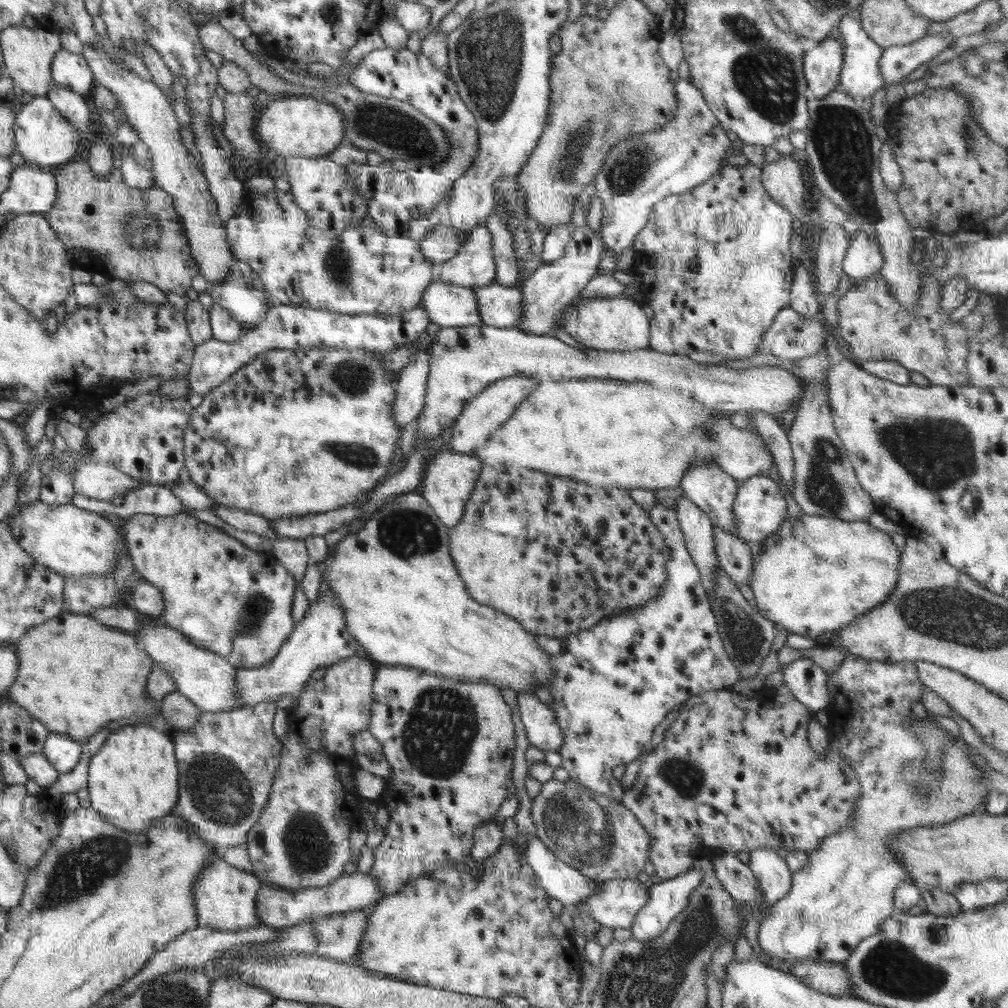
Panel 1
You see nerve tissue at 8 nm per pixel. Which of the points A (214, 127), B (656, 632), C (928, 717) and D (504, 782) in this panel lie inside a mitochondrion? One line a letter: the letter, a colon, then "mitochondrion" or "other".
A: other
B: other
C: other
D: other

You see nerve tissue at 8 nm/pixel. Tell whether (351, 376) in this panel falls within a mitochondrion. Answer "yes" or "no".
yes

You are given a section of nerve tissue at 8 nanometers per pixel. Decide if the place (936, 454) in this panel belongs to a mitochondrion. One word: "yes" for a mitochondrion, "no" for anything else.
yes

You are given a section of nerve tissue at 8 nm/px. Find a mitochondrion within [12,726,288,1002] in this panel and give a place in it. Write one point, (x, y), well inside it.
(79, 873)

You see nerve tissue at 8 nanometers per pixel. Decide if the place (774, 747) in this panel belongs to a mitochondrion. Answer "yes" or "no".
no

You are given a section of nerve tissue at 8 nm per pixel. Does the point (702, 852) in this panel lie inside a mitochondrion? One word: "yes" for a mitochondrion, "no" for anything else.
no

